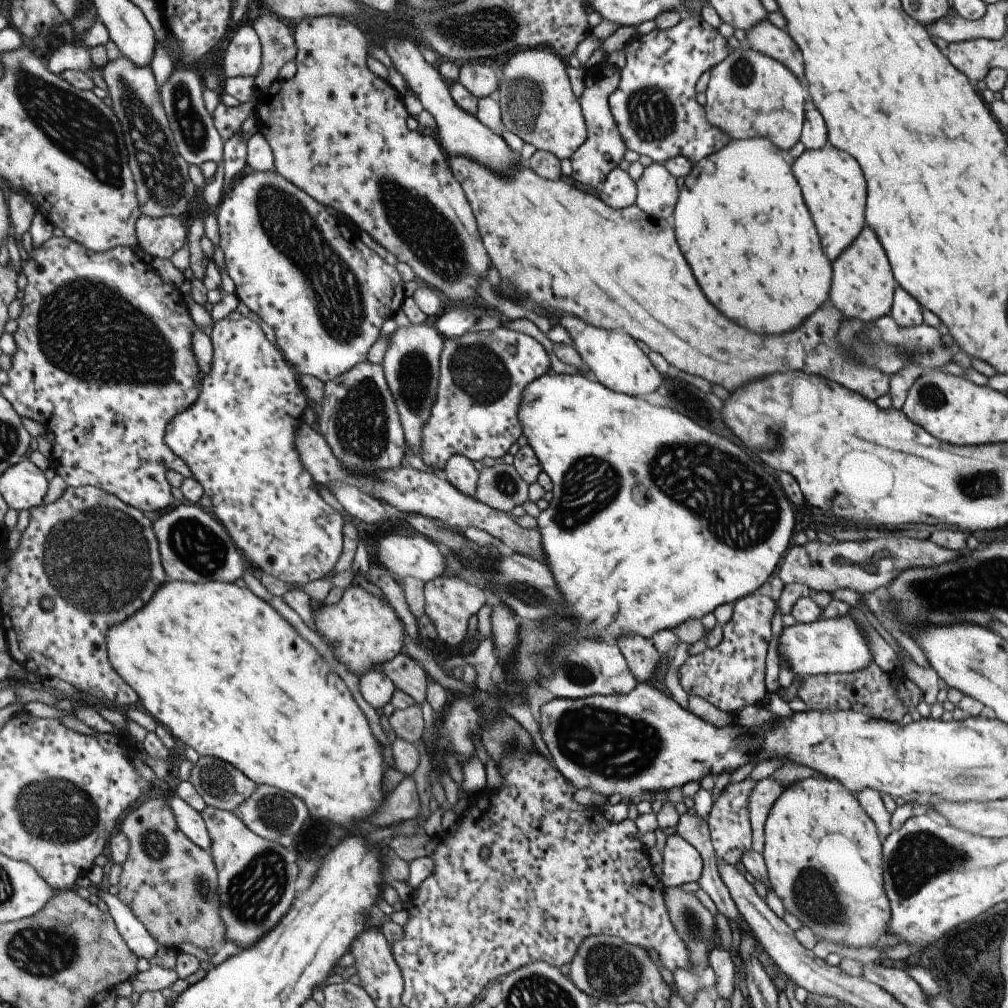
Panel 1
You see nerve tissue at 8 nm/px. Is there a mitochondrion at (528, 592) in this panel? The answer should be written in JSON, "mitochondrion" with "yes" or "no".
{"mitochondrion":"yes"}

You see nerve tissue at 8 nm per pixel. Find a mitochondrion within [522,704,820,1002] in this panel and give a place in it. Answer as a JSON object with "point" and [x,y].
{"point":[612,970]}

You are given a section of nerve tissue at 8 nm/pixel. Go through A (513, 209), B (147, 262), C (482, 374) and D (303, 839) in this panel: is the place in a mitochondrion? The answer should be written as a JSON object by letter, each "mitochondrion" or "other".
{"A":"other","B":"other","C":"mitochondrion","D":"mitochondrion"}

